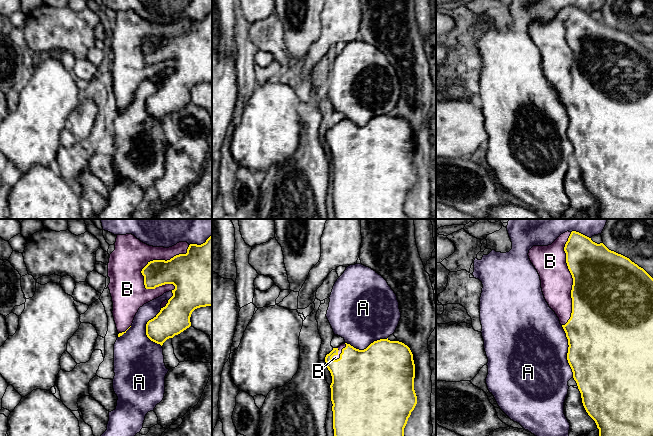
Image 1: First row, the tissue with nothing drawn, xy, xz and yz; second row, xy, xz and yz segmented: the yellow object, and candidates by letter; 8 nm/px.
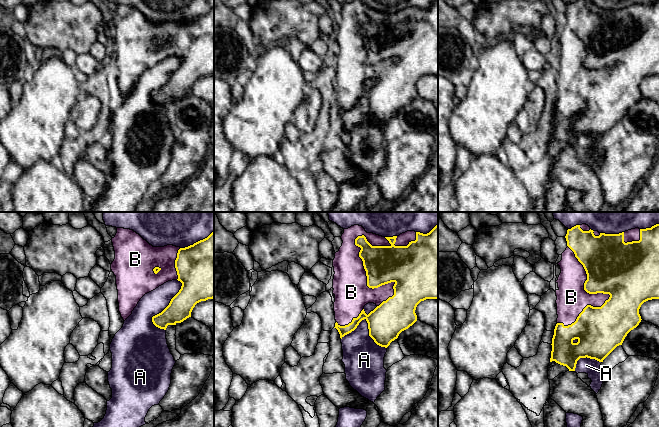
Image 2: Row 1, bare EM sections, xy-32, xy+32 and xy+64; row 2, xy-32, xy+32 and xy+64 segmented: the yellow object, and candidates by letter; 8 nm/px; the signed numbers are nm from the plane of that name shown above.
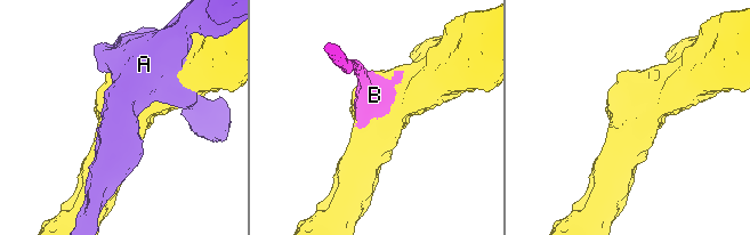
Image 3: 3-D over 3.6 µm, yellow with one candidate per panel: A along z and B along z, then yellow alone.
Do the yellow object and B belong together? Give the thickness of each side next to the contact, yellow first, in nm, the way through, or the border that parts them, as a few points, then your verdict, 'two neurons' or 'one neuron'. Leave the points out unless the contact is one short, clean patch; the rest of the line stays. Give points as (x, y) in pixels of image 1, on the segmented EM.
calibres 300 and 280 nm; one neuron

